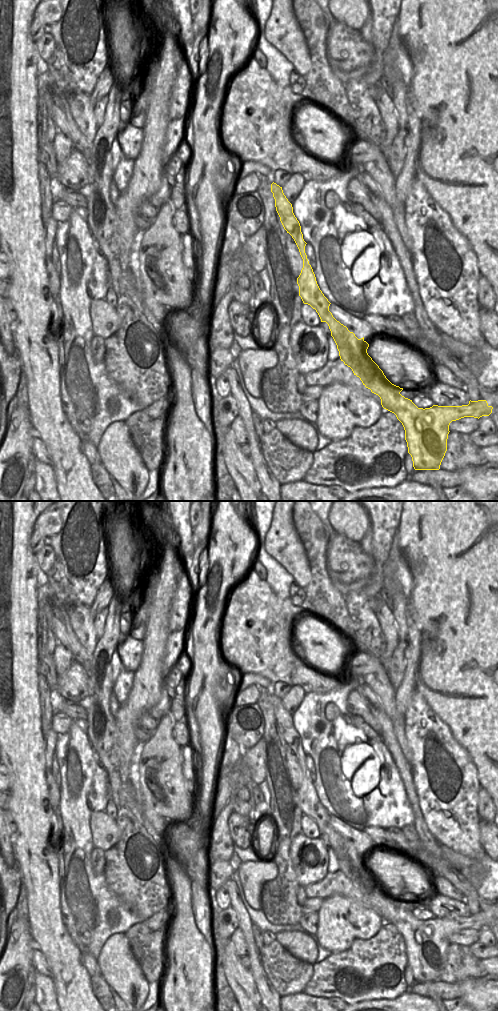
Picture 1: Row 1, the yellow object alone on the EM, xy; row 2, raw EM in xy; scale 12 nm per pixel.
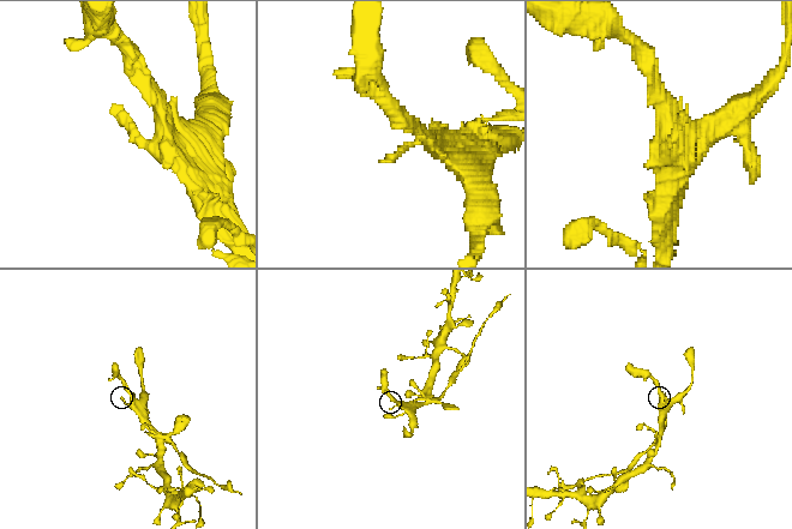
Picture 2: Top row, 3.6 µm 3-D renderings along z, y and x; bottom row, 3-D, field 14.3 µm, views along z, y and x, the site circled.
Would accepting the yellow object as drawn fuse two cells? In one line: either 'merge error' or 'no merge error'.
merge error

